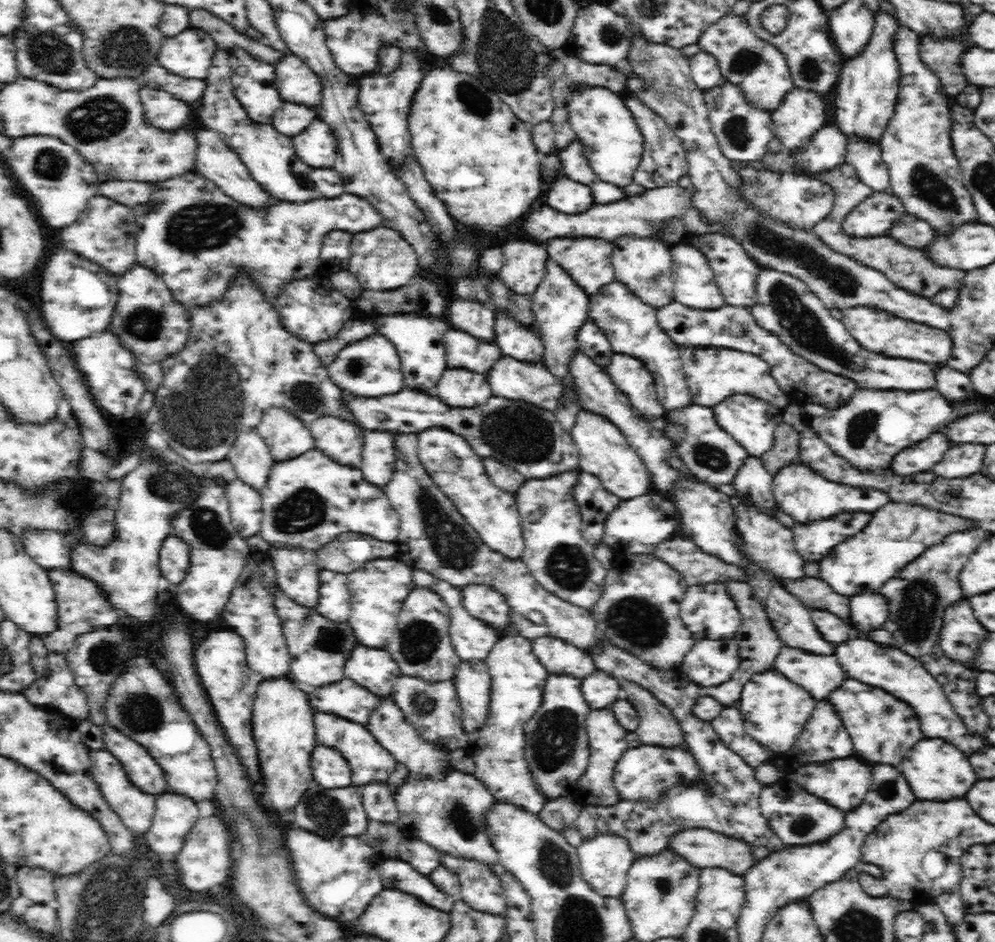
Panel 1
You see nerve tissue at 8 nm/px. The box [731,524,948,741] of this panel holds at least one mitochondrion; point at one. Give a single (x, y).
(915, 615)

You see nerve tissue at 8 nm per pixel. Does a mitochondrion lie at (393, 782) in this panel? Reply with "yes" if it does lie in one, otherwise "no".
no

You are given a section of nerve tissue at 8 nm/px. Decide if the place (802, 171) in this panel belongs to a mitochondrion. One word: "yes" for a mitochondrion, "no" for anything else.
no

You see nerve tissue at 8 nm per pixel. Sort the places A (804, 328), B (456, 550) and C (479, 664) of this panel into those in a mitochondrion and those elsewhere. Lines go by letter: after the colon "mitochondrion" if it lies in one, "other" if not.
A: mitochondrion
B: mitochondrion
C: other

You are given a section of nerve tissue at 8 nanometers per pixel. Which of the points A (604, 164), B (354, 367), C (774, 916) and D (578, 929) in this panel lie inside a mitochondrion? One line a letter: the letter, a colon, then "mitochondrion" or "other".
A: other
B: mitochondrion
C: other
D: mitochondrion

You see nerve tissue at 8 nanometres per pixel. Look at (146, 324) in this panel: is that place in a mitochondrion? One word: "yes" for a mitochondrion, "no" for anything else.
yes

